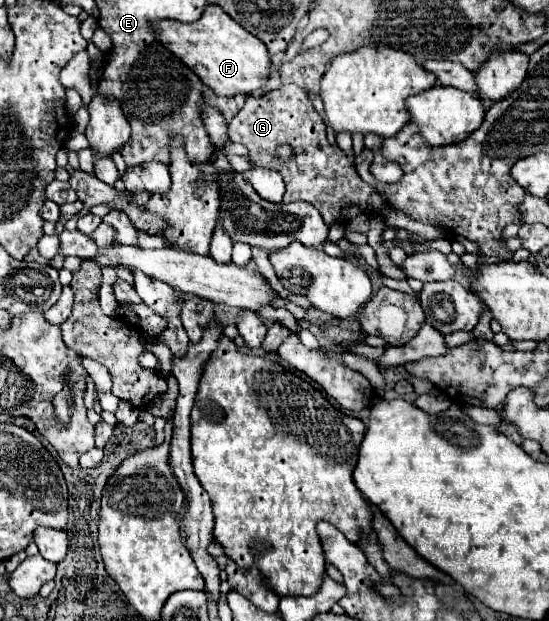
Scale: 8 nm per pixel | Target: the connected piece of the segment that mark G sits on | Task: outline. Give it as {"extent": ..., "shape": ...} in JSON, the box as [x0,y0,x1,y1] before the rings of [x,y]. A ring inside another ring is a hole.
{"extent":[228,85,378,225],"shape":[[[282,85],[282,89],[270,91],[264,97],[250,97],[244,109],[228,123],[228,129],[232,143],[242,143],[250,149],[252,165],[272,167],[282,173],[286,183],[284,203],[308,201],[320,209],[328,225],[348,223],[356,215],[368,213],[370,195],[378,193],[376,187],[364,183],[346,153],[336,143],[328,141],[324,121],[312,107],[304,89],[296,85]],[[284,143],[294,149],[294,159],[290,161],[282,161],[276,153],[276,149]]]}

